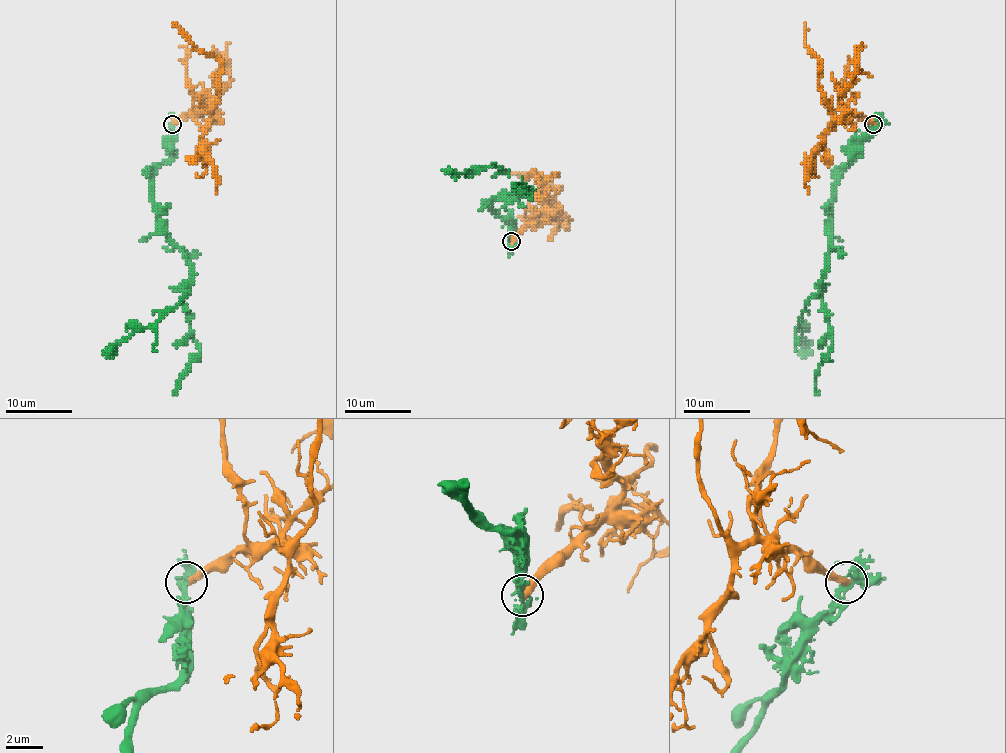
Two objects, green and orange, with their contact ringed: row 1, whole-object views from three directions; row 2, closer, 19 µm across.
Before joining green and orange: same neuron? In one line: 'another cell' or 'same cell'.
another cell

